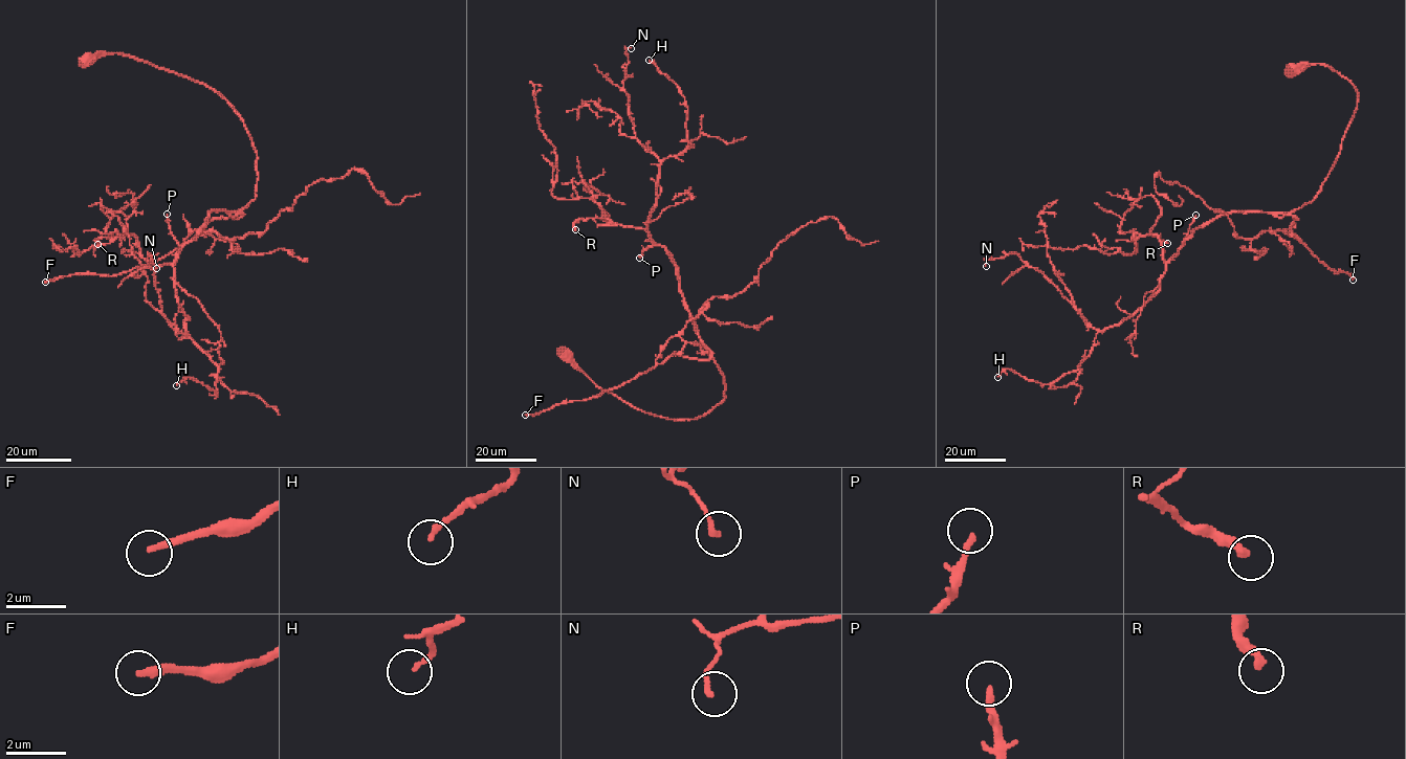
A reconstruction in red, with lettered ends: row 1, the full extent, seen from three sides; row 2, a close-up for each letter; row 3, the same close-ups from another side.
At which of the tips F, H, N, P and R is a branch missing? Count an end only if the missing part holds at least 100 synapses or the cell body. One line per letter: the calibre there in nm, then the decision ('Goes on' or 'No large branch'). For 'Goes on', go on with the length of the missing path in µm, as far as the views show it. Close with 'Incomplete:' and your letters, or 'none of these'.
F: Thickness 240 nm. Goes on. Missing length about 180 µm
H: Thickness 150 nm. No large branch
N: Thickness 160 nm. No large branch
P: Thickness 190 nm. Goes on. Missing length about 70 µm
R: Thickness 280 nm. No large branch
Incomplete: F, P

